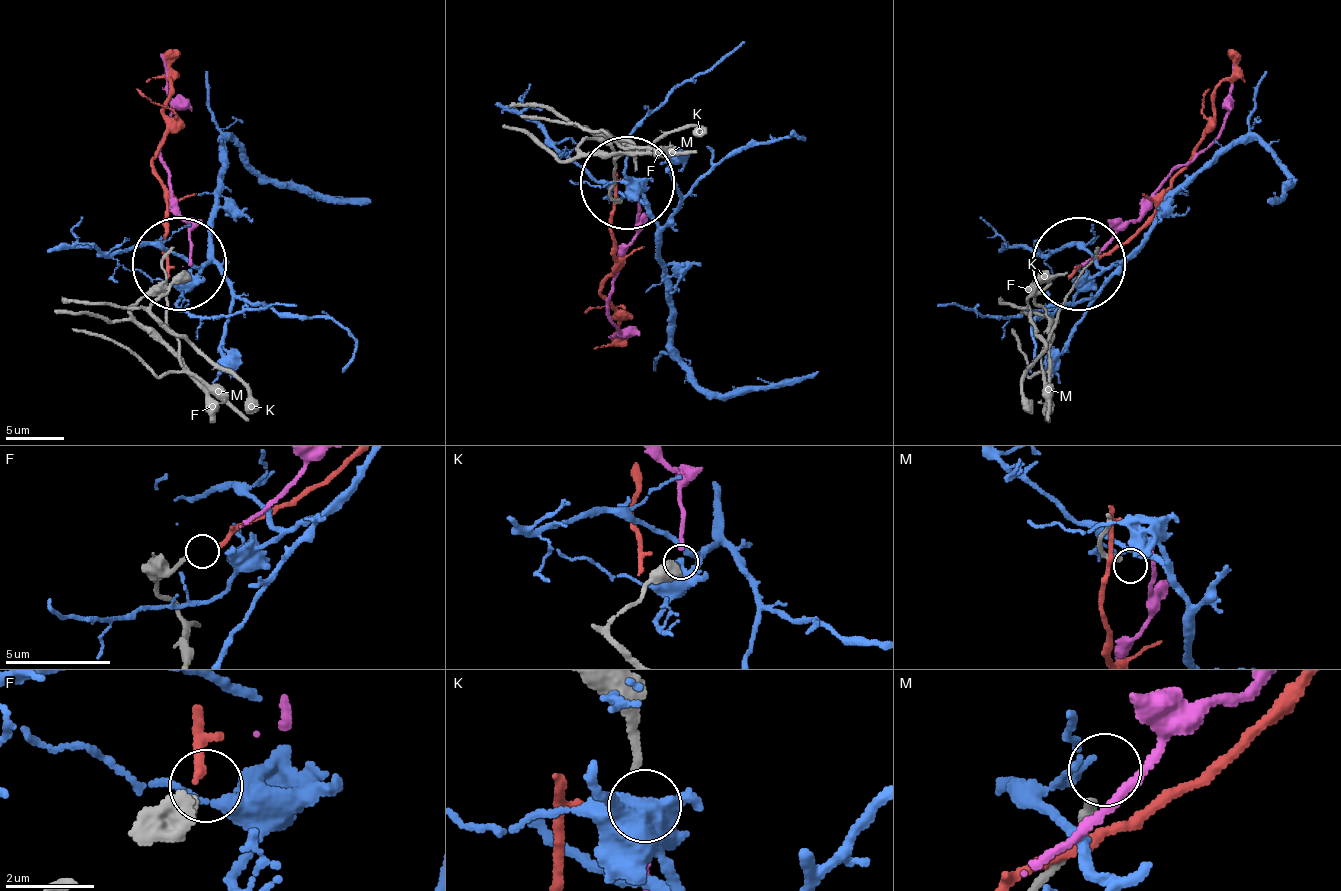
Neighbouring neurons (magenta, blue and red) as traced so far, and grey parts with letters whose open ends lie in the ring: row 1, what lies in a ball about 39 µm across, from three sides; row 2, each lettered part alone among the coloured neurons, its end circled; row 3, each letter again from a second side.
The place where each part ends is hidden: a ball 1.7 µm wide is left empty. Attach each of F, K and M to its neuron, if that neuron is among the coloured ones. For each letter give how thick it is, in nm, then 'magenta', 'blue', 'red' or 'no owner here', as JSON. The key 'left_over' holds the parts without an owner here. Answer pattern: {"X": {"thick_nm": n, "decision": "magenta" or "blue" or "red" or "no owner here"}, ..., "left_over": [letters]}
{"F": {"thick_nm": 200, "decision": "red"}, "K": {"thick_nm": 170, "decision": "magenta"}, "M": {"thick_nm": 240, "decision": "no owner here"}, "left_over": ["M"]}

